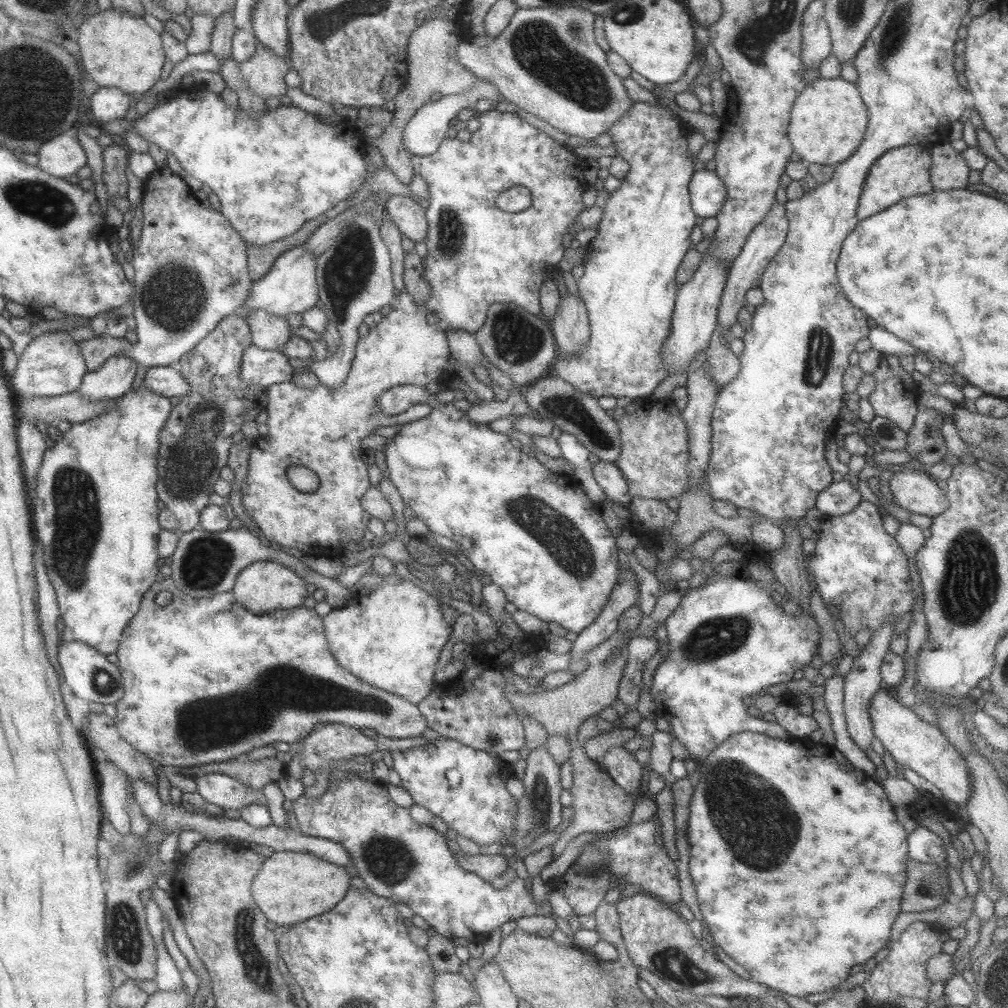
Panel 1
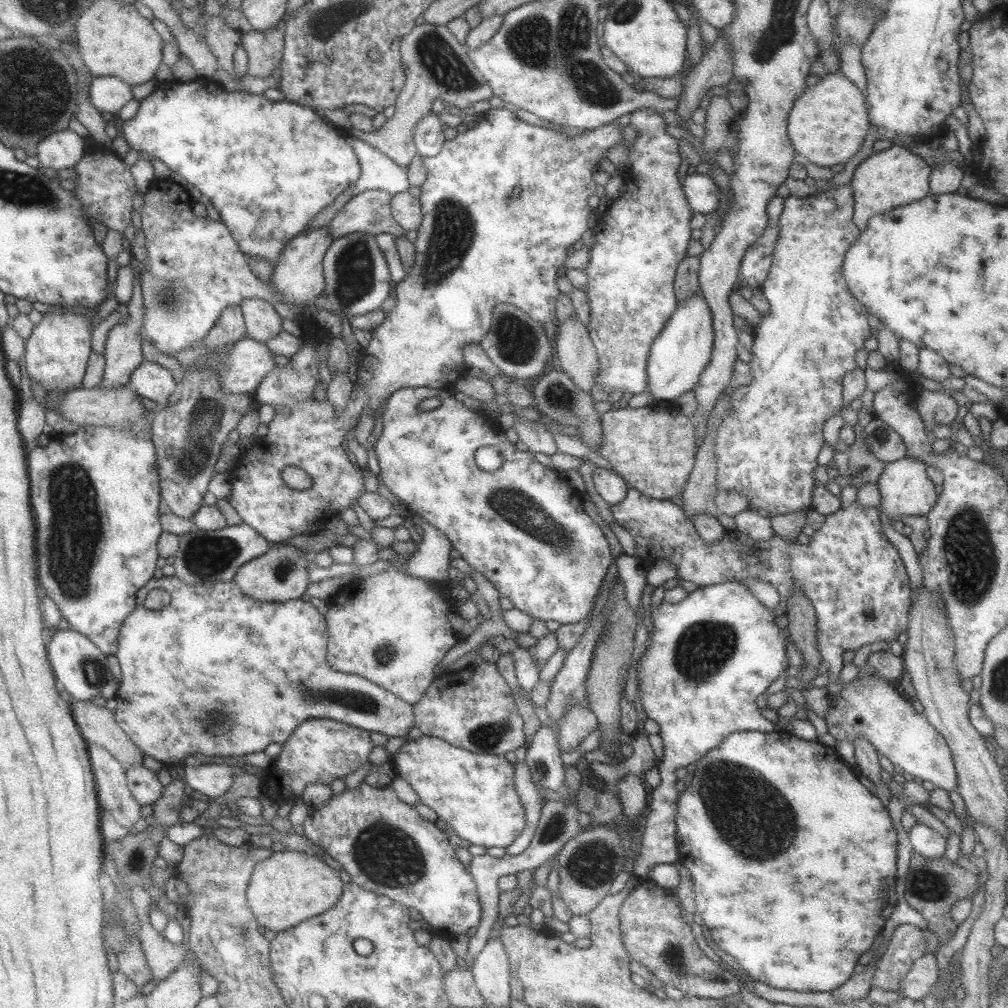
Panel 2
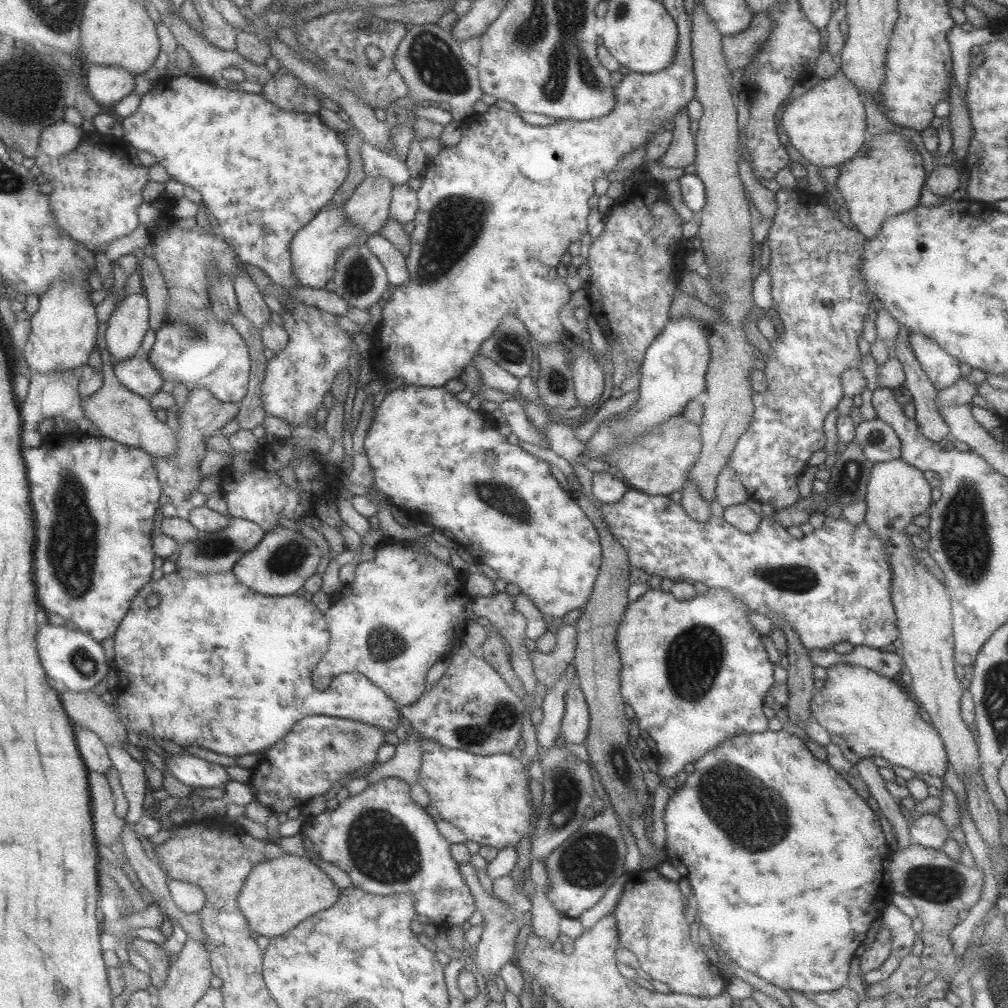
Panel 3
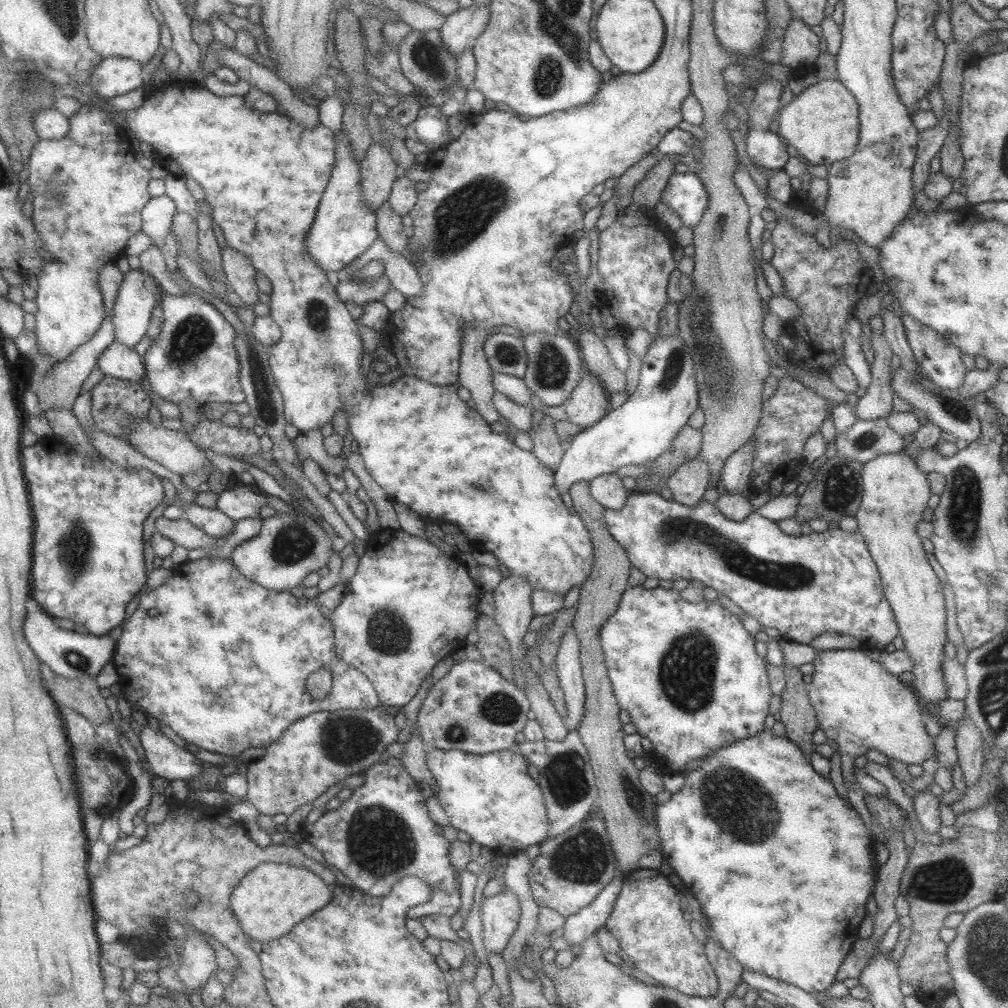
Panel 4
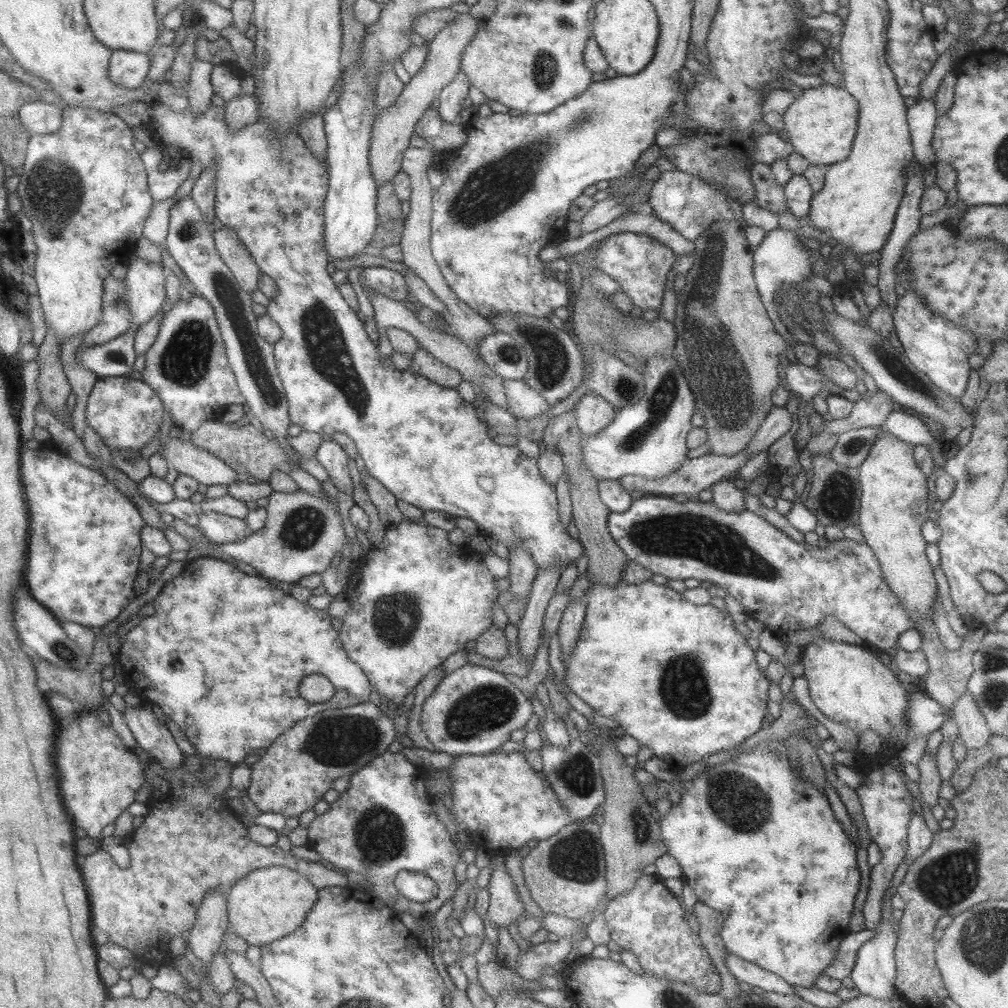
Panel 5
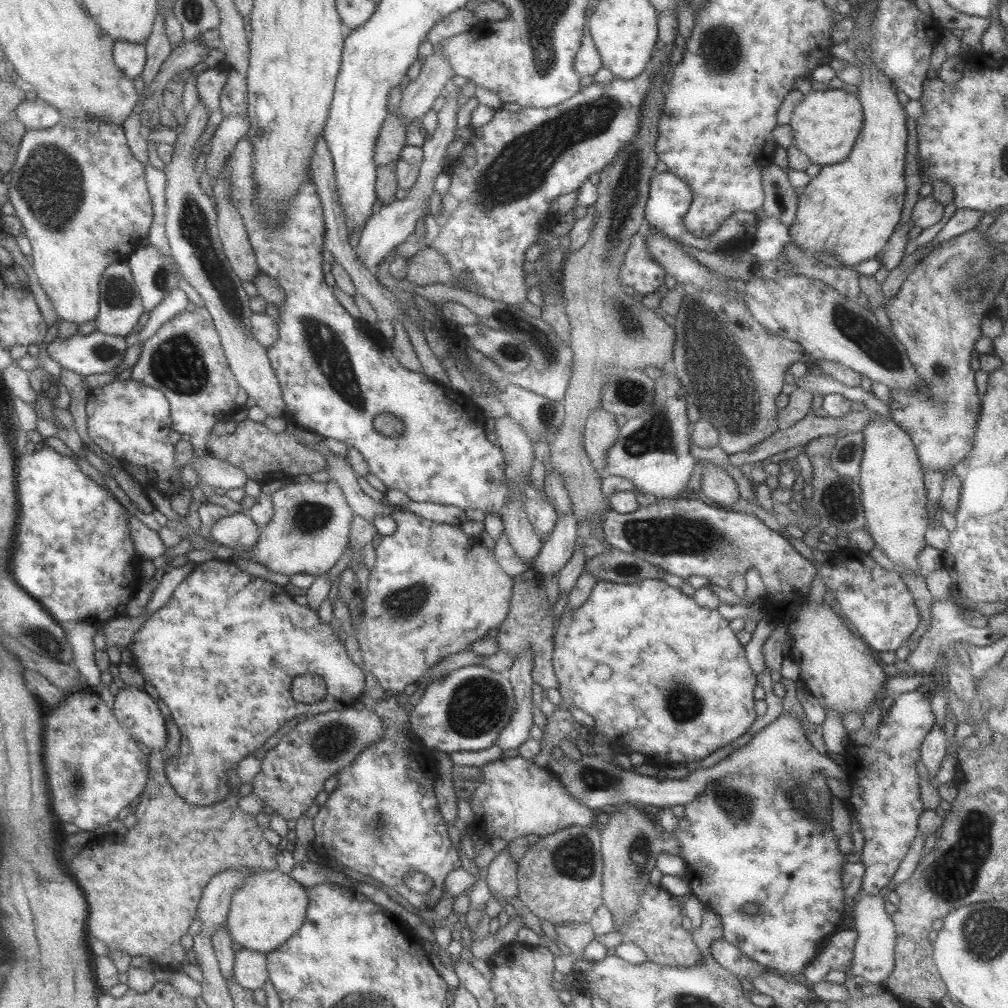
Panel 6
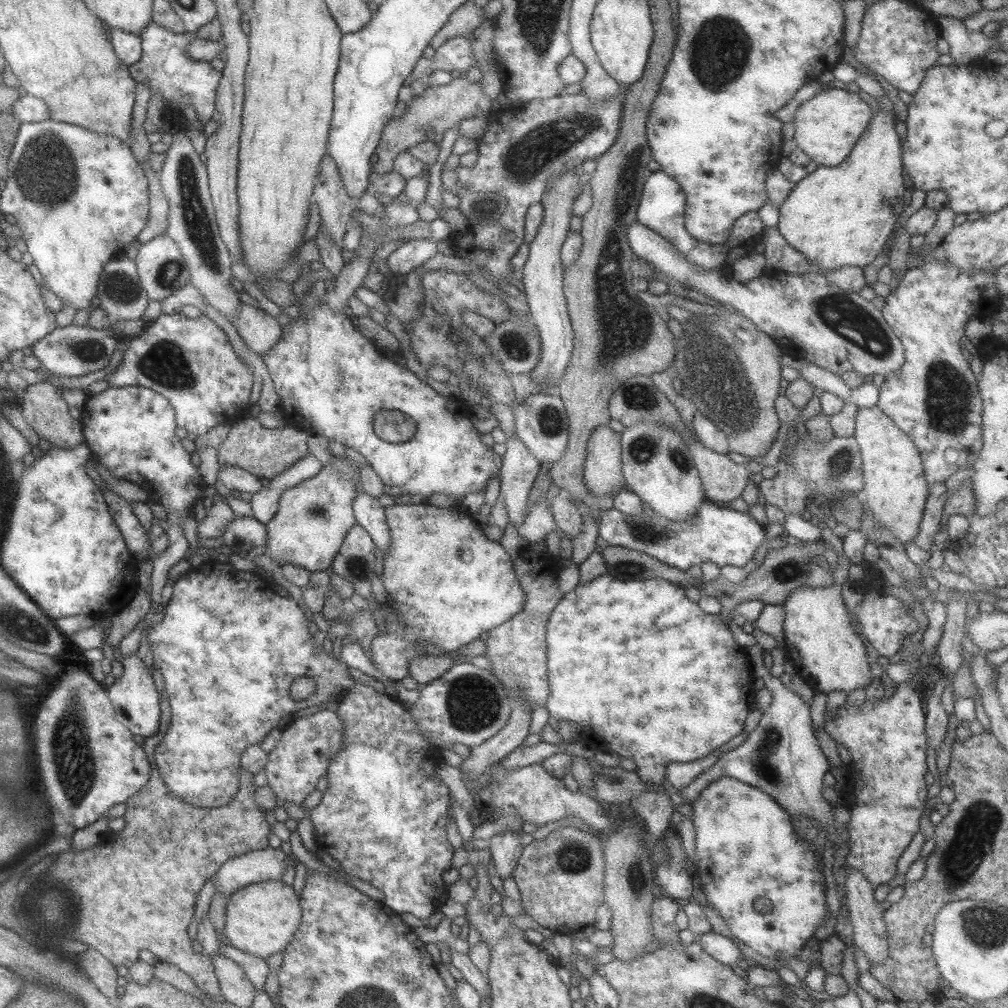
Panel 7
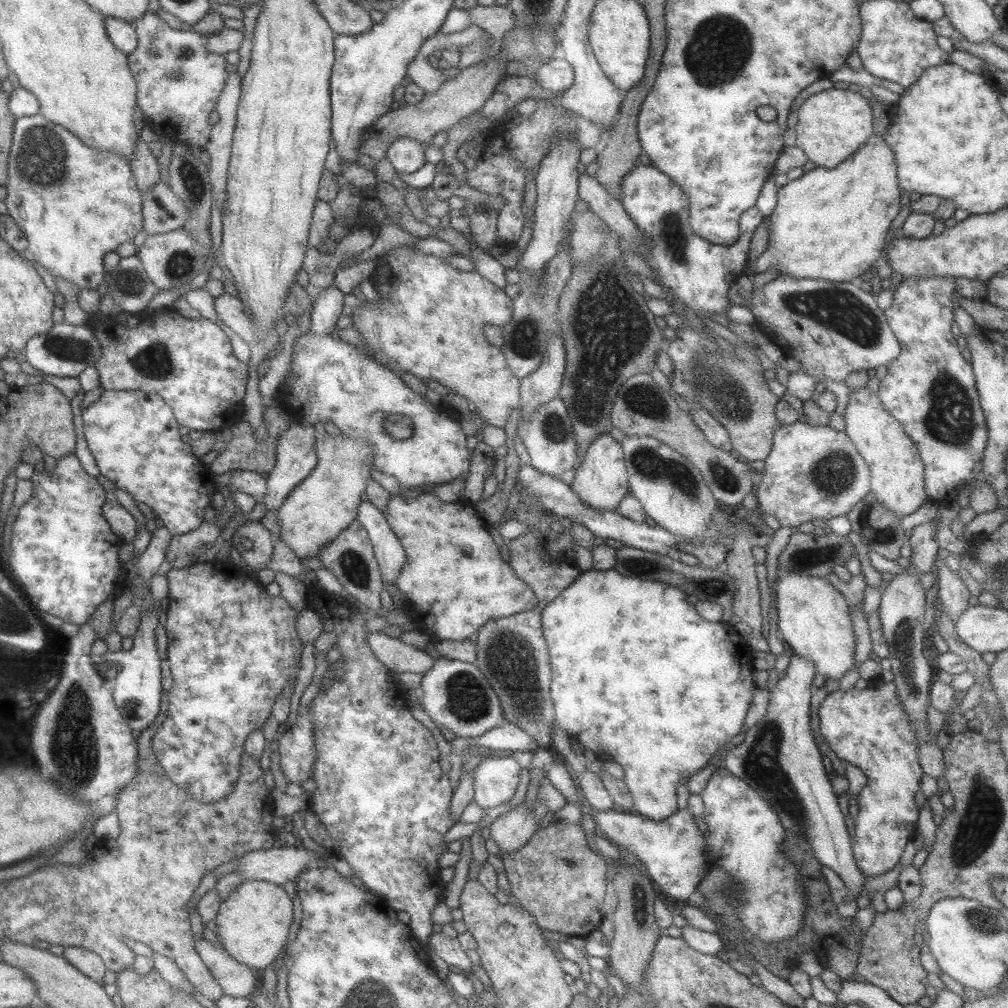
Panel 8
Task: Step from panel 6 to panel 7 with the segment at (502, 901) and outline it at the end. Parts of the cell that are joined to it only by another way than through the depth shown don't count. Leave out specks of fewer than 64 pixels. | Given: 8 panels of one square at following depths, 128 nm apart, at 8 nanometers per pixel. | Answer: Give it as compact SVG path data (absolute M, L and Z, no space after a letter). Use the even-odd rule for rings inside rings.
M521 830L516 832L505 832L488 838L488 850L495 866L495 872L502 881L505 876L512 876L513 866L517 864L521 856L523 846L521 846L519 836Z

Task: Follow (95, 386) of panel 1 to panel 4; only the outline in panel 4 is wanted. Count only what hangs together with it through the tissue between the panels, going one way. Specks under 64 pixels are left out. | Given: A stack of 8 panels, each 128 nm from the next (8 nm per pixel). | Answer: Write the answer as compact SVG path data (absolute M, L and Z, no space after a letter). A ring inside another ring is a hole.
M130 268L129 272L123 276L112 306L114 342L123 344L123 347L127 348L137 344L145 336L149 319L151 319L151 311L155 303L161 302L162 296L162 288L148 272Z

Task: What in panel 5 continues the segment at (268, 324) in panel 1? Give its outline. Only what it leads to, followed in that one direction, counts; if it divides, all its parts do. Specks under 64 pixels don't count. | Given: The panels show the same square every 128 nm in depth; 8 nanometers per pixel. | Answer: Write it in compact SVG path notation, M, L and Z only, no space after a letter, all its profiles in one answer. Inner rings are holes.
M223 226L217 232L212 232L212 238L217 255L237 280L239 288L251 294L257 289L261 273L245 246L231 230Z

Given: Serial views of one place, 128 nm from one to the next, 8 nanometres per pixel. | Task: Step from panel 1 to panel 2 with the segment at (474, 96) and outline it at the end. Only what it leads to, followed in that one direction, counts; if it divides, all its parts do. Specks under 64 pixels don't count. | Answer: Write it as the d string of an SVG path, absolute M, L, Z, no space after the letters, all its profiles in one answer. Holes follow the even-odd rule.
M430 111L423 115L413 127L413 142L416 154L421 157L433 157L440 151L443 140L440 138L445 126Z

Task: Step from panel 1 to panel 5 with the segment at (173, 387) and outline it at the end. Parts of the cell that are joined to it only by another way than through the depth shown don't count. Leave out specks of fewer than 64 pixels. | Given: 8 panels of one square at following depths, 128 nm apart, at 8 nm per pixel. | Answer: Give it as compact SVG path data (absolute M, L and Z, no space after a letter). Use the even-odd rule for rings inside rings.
M129 328L124 334L101 345L77 348L75 359L98 377L129 376L135 360L134 335L136 328Z

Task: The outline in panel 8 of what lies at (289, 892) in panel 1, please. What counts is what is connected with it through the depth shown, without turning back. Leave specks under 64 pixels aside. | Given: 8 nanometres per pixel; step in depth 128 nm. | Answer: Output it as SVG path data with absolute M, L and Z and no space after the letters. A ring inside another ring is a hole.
M245 880L220 903L213 918L215 936L236 962L261 971L277 961L285 948L285 938L293 922L291 898L279 886L263 880Z

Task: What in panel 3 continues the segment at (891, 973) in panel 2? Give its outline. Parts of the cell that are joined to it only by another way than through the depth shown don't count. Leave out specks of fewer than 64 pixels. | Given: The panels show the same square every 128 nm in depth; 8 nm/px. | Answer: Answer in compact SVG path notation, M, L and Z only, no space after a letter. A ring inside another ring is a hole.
M887 904L881 912L881 918L881 925L887 925L887 930L890 932L889 955L881 967L863 973L861 976L863 984L884 981L899 966L903 957L910 954L913 940L916 937L916 933L911 929L912 918L903 914L894 905Z

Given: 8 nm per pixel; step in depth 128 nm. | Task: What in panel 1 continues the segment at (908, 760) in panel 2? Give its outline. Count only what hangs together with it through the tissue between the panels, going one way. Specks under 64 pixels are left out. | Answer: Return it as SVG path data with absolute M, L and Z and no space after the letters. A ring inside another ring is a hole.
M881 686L878 692L873 694L868 710L870 722L873 724L872 734L879 739L883 749L893 757L897 765L902 769L909 768L931 782L941 791L943 798L957 805L965 805L971 790L969 769L962 755L947 741L939 728L930 726L920 720L910 708L902 706L891 696L890 688L886 686Z

